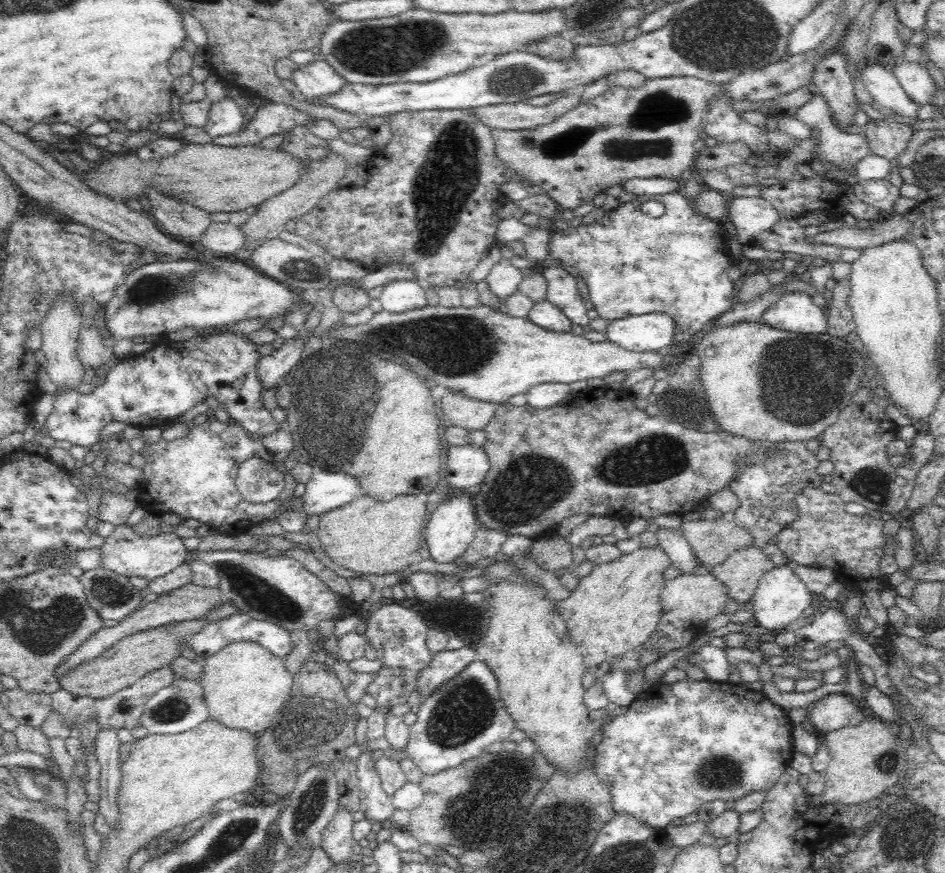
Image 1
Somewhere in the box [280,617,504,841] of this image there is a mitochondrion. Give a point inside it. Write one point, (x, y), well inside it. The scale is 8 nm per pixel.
(467, 710)

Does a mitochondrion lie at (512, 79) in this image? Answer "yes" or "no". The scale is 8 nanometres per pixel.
yes

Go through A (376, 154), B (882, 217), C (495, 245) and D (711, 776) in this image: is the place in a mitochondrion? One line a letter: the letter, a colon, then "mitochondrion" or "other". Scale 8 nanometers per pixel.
A: other
B: other
C: other
D: mitochondrion

